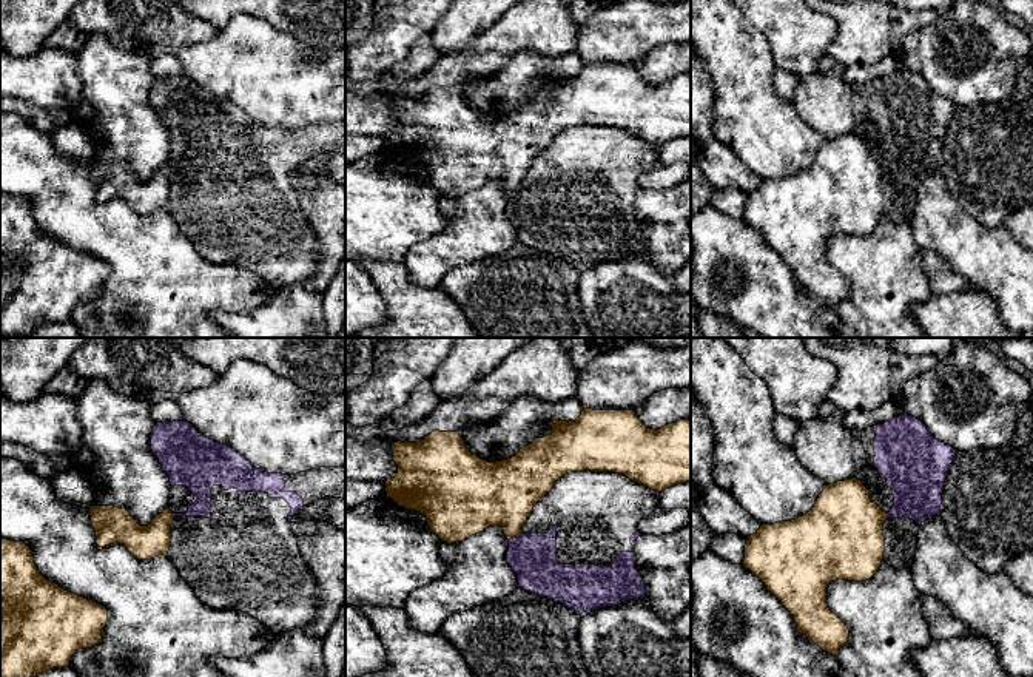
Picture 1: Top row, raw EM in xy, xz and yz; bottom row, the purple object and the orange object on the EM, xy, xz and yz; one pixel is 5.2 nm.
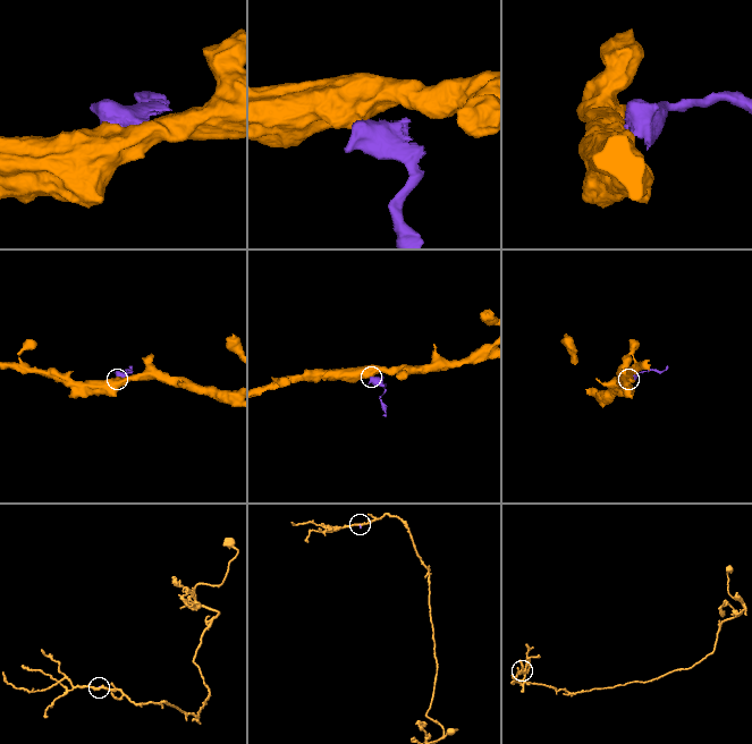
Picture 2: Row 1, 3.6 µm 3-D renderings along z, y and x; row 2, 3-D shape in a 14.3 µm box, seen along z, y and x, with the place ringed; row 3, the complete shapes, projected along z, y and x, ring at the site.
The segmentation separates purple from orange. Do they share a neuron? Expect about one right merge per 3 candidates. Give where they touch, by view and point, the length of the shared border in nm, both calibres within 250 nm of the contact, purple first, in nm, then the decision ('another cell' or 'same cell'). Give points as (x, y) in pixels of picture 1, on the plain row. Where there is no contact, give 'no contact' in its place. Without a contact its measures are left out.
contact xz (514, 191); length 70 nm; calibres 240 and 340 nm; another cell

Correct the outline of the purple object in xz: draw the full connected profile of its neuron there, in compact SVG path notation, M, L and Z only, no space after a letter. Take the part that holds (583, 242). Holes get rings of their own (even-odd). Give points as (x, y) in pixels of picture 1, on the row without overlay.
M584 125L563 130L535 159L520 188L509 194L506 214L518 230L518 241L580 268L617 261L621 254L640 254L646 261L646 242L640 225L635 224L634 200L641 190L638 177L655 165L660 148L615 126Z

